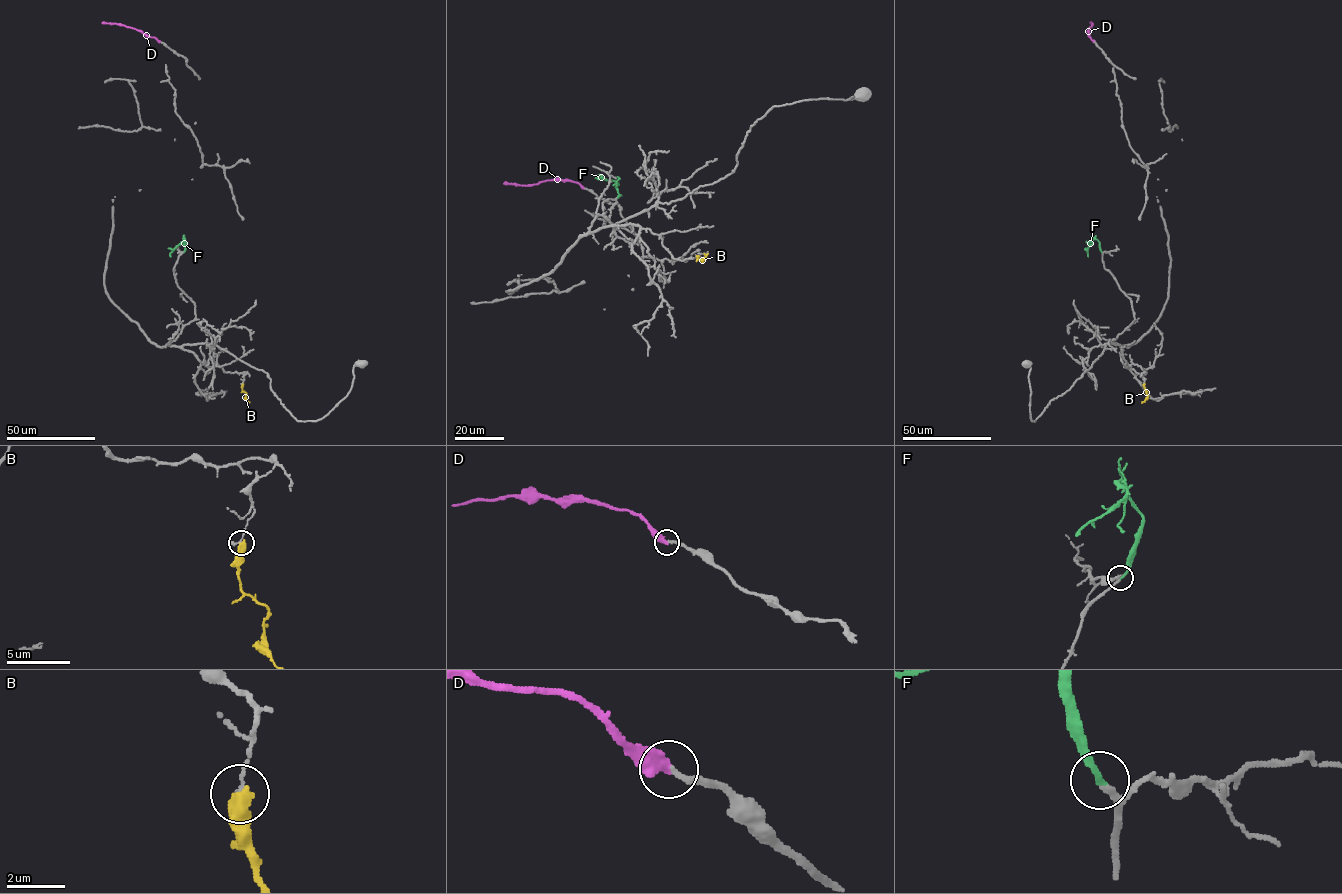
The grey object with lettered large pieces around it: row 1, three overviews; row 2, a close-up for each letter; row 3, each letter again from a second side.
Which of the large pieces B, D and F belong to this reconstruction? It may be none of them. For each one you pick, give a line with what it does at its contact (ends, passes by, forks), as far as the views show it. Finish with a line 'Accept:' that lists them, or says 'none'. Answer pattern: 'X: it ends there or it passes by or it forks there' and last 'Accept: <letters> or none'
D: it ends there
F: it ends there
Accept: D, F

